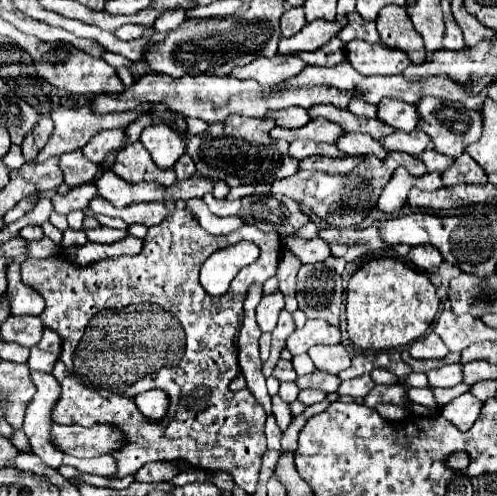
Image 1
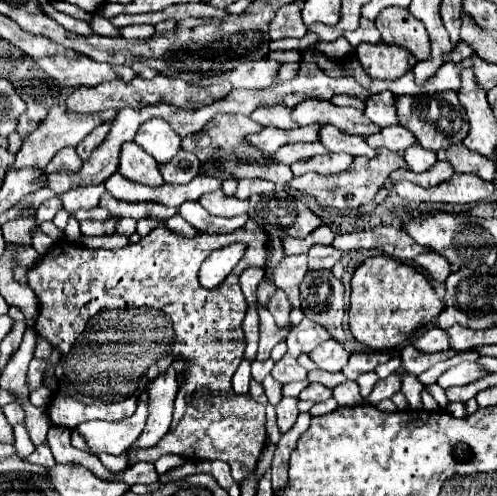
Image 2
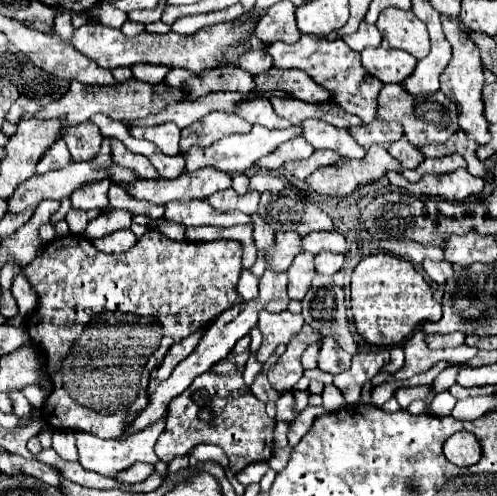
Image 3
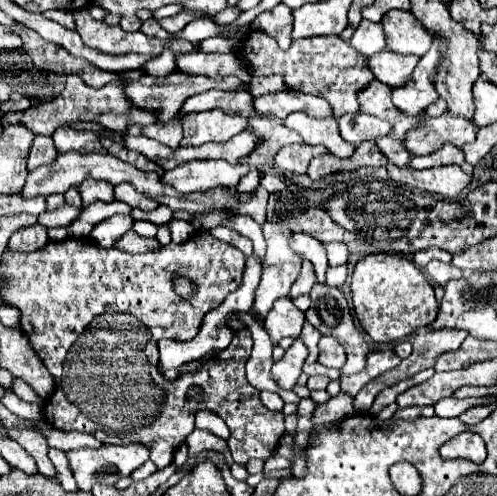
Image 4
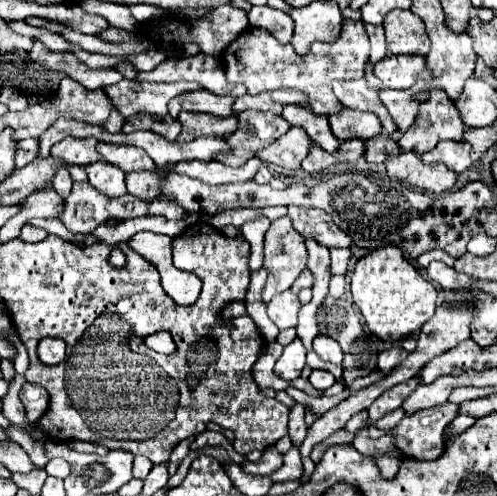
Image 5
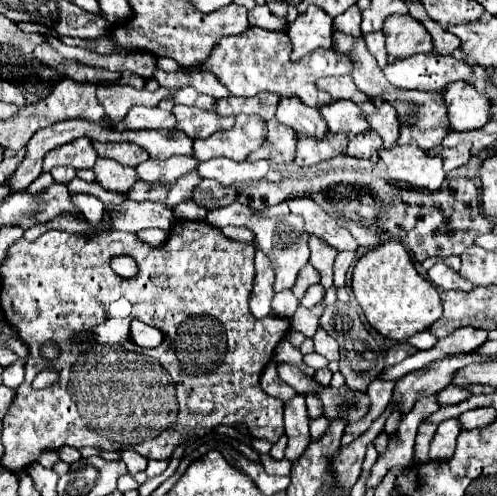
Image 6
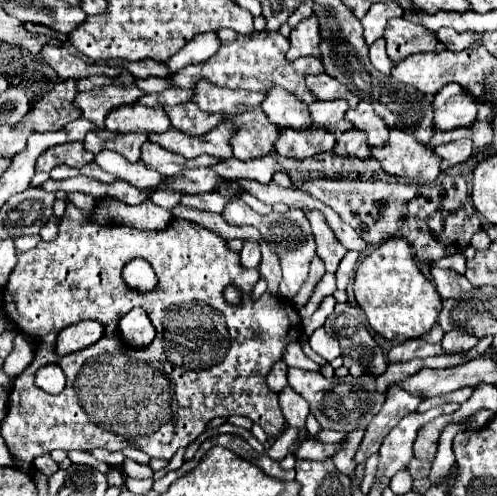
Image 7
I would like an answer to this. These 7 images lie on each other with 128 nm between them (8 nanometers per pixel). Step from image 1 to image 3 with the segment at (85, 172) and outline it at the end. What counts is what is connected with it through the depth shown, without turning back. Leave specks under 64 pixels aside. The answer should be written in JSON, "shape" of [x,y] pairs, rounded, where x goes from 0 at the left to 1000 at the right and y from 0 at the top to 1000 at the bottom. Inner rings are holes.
{"shape":[[[117,282],[113,290],[105,290],[105,294],[93,302],[89,319],[85,319],[80,331],[72,335],[72,347],[76,347],[76,351],[89,351],[89,347],[97,347],[97,343],[129,339],[129,335],[141,331],[141,323],[145,323],[145,315],[141,315],[129,282]]]}

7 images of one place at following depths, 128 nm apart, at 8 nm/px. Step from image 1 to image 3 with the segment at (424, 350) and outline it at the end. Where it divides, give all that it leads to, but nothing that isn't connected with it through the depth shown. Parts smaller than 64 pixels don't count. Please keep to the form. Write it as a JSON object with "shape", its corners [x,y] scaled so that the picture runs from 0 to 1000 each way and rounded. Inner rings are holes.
{"shape":[[[909,669],[909,673],[857,673],[857,694],[861,702],[918,702],[934,694],[934,673],[930,669]]]}

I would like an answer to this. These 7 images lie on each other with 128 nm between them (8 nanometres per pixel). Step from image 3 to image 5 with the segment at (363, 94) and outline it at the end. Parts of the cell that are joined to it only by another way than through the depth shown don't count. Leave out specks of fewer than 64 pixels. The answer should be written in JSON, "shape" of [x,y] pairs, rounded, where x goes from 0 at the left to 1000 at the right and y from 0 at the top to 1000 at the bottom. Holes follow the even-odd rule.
{"shape":[[[692,40],[688,65],[676,85],[632,85],[618,115],[592,105],[588,89],[559,89],[559,81],[535,65],[531,56],[499,56],[487,65],[447,109],[455,125],[455,153],[467,169],[491,169],[499,190],[523,190],[527,181],[555,181],[555,177],[584,177],[604,181],[624,198],[624,218],[636,230],[668,230],[692,218],[684,202],[676,202],[668,185],[668,149],[680,145],[680,161],[720,161],[732,153],[732,137],[740,129],[740,69],[732,48],[720,40]]]}

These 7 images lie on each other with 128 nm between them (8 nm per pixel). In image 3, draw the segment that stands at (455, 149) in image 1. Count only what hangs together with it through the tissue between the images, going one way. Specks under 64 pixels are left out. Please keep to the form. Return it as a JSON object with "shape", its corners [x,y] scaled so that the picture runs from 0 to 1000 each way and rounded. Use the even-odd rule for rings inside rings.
{"shape":[[[773,169],[773,177],[761,190],[761,234],[769,242],[793,242],[813,254],[817,278],[833,294],[853,294],[853,290],[893,290],[913,266],[922,266],[922,222],[918,210],[897,202],[889,185],[837,198],[821,194],[805,169]]]}

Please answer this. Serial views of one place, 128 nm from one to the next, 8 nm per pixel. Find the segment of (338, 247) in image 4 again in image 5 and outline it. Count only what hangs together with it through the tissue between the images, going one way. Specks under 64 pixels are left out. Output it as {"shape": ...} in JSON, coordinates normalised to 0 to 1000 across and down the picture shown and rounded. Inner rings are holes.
{"shape":[[[664,500],[664,512],[668,512],[668,552],[696,552],[704,500]]]}

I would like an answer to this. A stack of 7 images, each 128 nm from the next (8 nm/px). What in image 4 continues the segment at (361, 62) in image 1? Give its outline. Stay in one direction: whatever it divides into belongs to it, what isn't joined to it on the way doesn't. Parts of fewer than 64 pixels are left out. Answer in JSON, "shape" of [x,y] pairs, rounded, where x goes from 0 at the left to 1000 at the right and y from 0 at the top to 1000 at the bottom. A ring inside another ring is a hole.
{"shape":[[[769,101],[757,113],[740,117],[740,137],[757,153],[757,161],[789,177],[813,173],[825,161],[837,129],[841,129],[841,113],[813,113],[785,101]]]}

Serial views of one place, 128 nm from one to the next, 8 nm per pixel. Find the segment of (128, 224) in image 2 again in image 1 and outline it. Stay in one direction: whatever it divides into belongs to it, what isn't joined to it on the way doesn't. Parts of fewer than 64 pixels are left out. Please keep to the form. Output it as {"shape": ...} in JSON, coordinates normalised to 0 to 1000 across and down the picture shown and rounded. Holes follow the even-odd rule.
{"shape":[[[169,423],[169,431],[173,435],[189,435],[189,440],[197,440],[201,444],[201,460],[193,460],[193,464],[173,464],[173,476],[177,476],[177,484],[181,488],[229,488],[229,484],[241,484],[241,480],[249,480],[254,476],[254,468],[249,464],[229,464],[229,460],[213,460],[217,456],[217,448],[221,448],[221,440],[213,440],[213,435],[201,435],[201,431],[185,431],[185,423]]]}

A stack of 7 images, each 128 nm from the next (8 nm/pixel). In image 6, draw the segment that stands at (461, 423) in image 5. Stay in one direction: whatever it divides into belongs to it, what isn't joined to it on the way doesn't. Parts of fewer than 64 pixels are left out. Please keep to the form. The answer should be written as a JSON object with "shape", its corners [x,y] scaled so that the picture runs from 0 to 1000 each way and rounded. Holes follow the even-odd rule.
{"shape":[[[918,843],[889,851],[877,863],[877,875],[873,875],[869,891],[865,891],[865,923],[869,927],[901,927],[901,923],[909,923],[918,883],[922,883],[926,867],[930,867],[930,859],[926,859],[926,851]]]}

